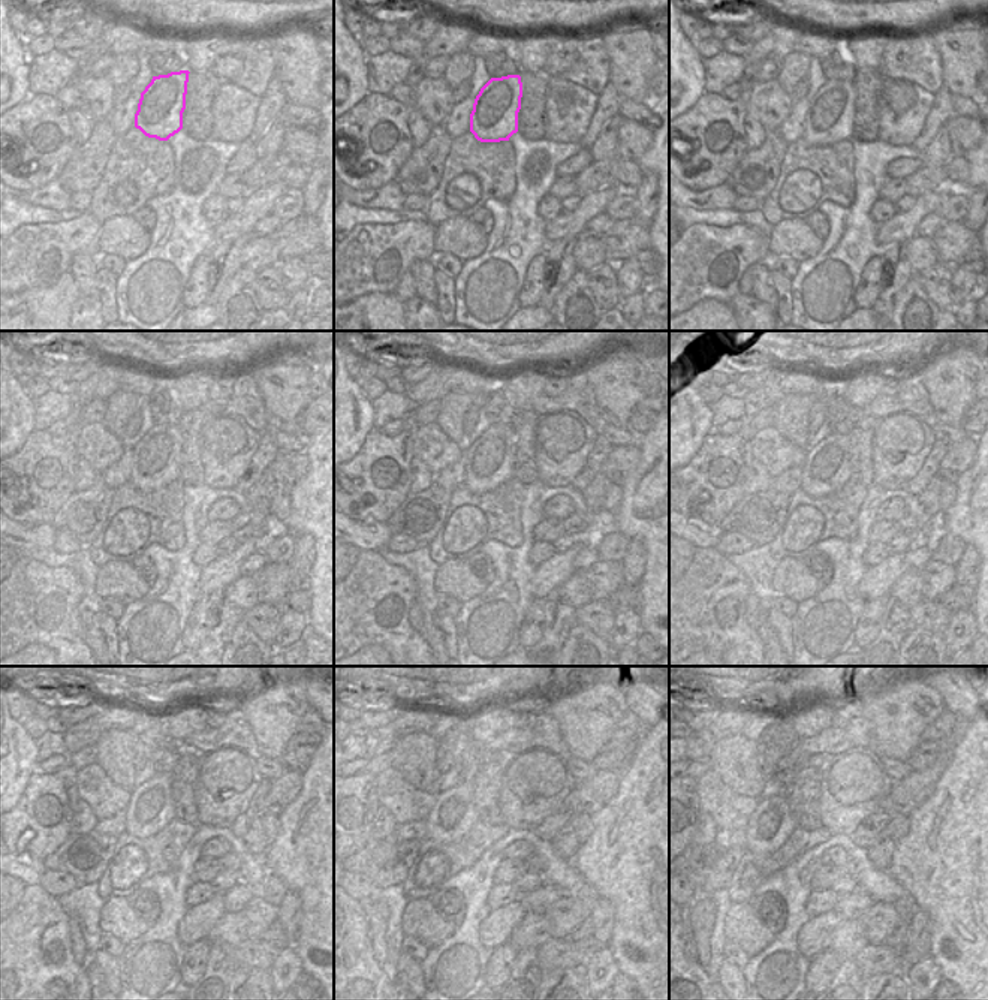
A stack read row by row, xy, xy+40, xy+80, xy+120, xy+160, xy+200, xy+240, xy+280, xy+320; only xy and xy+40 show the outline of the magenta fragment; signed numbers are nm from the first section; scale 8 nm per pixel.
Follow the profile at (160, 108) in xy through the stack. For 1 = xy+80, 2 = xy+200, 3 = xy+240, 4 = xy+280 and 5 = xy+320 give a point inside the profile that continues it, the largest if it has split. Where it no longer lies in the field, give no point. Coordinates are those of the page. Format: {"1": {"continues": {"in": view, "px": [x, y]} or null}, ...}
{"1": {"continues": {"in": "xy+80", "px": [830, 117]}}, "2": {"continues": {"in": "xy+200", "px": [827, 467]}}, "3": {"continues": {"in": "xy+240", "px": [150, 807]}}, "4": {"continues": {"in": "xy+280", "px": [452, 819]}}, "5": {"continues": {"in": "xy+320", "px": [773, 822]}}}

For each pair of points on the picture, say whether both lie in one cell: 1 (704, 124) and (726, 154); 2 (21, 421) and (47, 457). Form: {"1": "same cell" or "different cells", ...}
{"1": "same cell", "2": "different cells"}

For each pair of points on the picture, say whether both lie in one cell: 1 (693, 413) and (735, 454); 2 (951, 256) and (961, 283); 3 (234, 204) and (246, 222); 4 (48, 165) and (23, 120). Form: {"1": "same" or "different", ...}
{"1": "different", "2": "different", "3": "different", "4": "same"}

